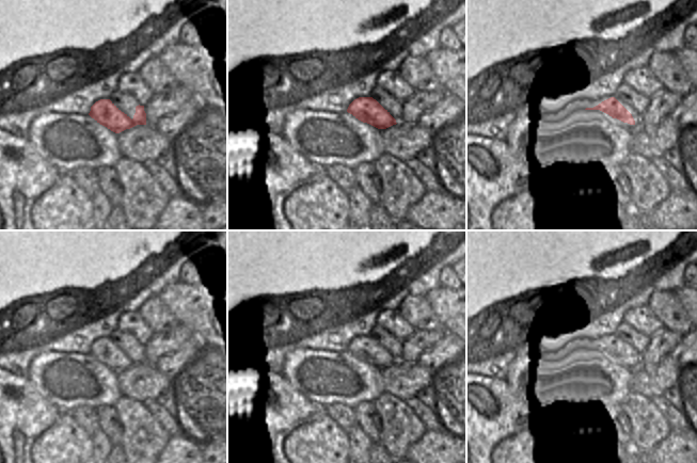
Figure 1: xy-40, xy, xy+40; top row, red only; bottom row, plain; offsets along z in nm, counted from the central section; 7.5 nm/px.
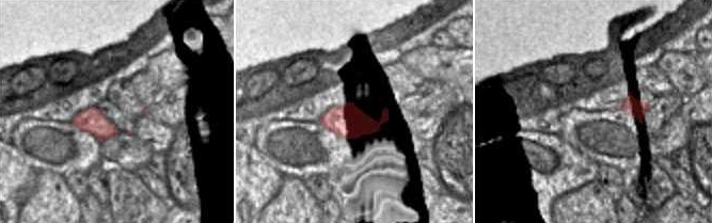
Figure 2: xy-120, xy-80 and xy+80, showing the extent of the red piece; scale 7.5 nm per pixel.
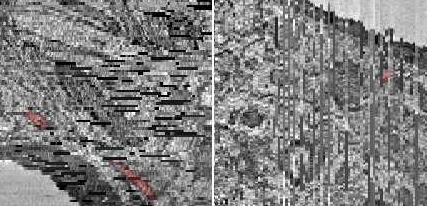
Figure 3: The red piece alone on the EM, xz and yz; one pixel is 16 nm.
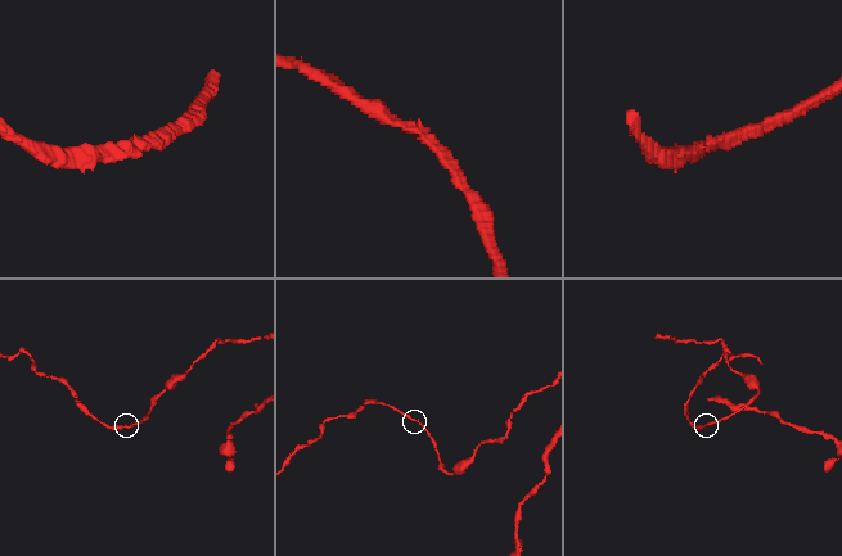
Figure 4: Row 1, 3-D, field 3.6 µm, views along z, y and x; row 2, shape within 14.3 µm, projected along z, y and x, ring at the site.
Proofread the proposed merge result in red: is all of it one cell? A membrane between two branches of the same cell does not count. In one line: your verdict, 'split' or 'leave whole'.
leave whole

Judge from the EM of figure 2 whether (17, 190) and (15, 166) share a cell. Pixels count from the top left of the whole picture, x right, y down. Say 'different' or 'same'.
same

